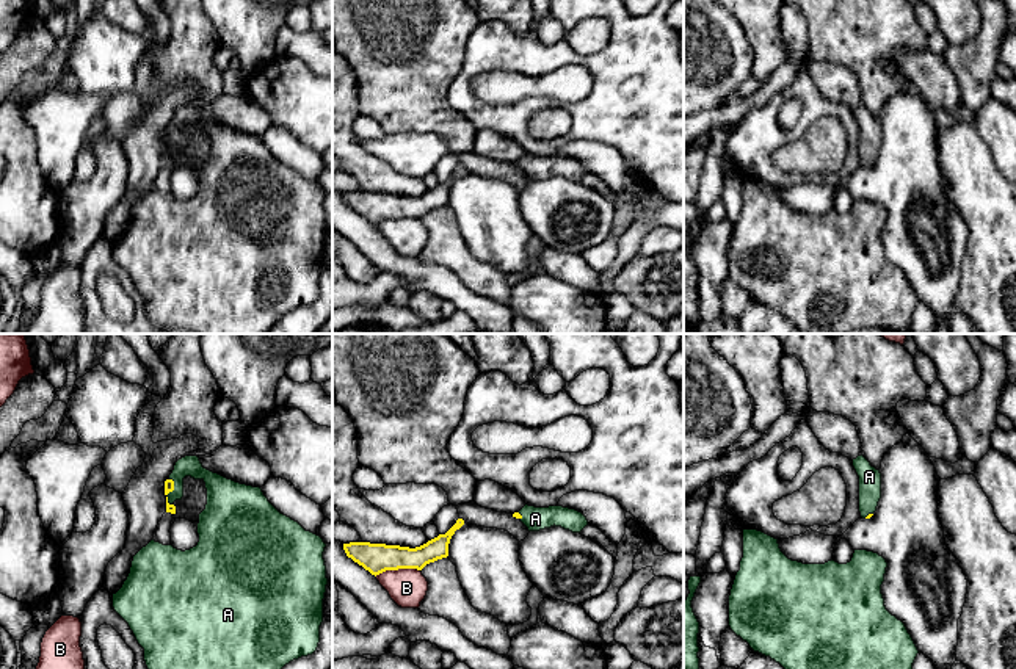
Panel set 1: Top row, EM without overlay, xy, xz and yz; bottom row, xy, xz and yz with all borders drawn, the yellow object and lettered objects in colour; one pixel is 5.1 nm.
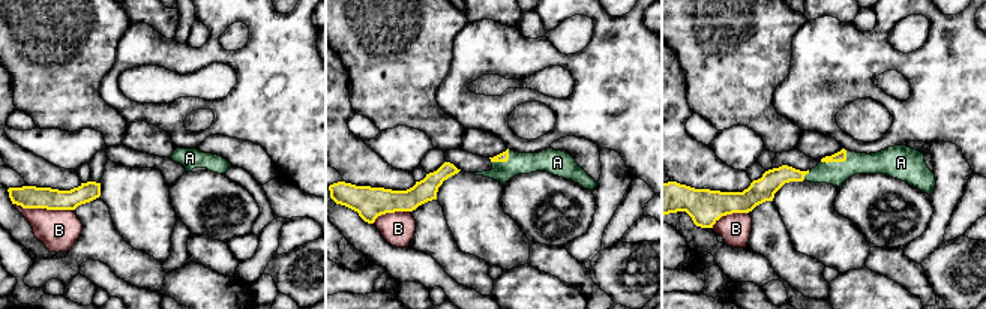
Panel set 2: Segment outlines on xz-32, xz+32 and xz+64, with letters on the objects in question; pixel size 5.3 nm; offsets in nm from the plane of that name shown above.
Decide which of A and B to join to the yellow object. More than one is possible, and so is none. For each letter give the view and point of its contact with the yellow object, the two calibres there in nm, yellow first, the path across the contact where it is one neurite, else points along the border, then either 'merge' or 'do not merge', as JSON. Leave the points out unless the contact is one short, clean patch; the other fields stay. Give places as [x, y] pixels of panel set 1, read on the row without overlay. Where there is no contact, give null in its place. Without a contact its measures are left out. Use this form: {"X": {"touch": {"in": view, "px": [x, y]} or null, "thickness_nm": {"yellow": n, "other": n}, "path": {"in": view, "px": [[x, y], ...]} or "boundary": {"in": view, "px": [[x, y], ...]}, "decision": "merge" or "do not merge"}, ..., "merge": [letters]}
{"A": {"touch": {"in": "xy", "px": [170, 140]}, "thickness_nm": {"yellow": 50, "other": 130}, "path": {"in": "xy", "px": [[168, 133], [170, 140], [185, 121], [218, 137]]}, "decision": "merge"}, "B": {"touch": {"in": "xz", "px": [397, 218]}, "thickness_nm": {"yellow": 160, "other": 190}, "decision": "do not merge"}, "merge": ["A"]}

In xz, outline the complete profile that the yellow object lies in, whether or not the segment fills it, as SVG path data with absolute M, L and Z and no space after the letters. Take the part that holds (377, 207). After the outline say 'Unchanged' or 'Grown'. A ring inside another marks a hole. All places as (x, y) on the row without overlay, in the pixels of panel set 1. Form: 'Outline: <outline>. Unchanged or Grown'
Outline: M458 168L445 183L439 183L437 186L415 197L370 191L350 191L343 193L343 199L348 207L375 226L386 219L422 219L426 213L448 205L450 188L463 174L464 169Z. Unchanged

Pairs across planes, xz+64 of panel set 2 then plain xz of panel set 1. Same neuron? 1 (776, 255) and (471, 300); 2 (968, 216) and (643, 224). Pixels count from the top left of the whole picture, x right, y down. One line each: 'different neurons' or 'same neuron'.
1: different neurons
2: same neuron

